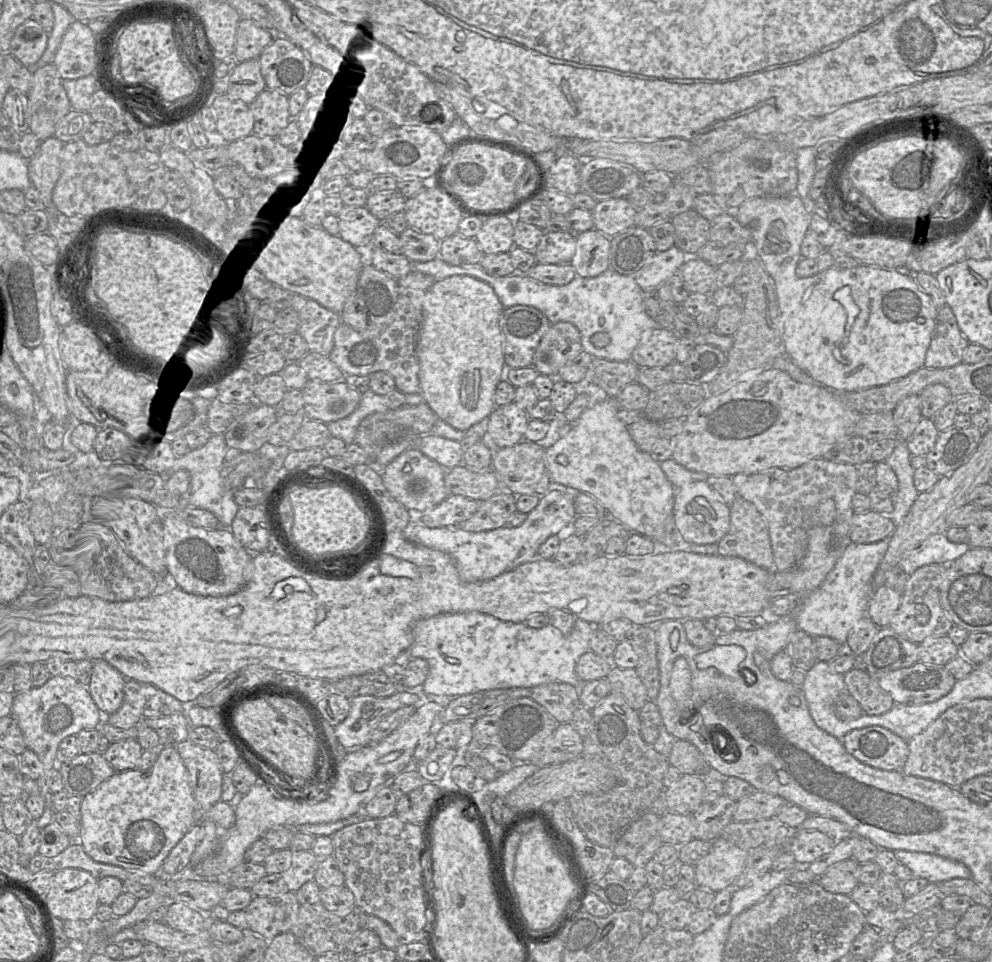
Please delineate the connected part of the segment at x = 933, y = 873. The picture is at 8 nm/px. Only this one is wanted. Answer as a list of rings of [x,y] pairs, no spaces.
[[[902,850],[893,852],[898,862],[911,870],[913,878],[924,878],[930,883],[940,883],[953,878],[971,877],[970,869],[961,862],[929,853]]]

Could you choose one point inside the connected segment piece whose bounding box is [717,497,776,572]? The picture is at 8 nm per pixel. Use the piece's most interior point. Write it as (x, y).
(748, 537)

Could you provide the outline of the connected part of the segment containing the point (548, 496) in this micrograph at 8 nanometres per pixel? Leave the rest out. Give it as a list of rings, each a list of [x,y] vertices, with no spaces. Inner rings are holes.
[[[548,491],[540,497],[537,506],[527,514],[525,521],[514,528],[500,528],[469,532],[455,526],[429,528],[417,520],[411,520],[404,529],[404,536],[415,544],[439,550],[449,555],[465,582],[480,582],[529,562],[537,555],[540,545],[550,536],[556,535],[577,516],[574,496],[577,491]]]

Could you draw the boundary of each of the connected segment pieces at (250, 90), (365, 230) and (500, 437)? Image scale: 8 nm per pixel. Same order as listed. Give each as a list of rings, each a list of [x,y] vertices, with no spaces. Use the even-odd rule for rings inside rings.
[[[257,58],[237,64],[230,75],[227,94],[249,105],[265,89]]]
[[[344,206],[337,215],[339,237],[356,249],[371,247],[373,233],[381,223],[363,206]]]
[[[512,402],[495,407],[486,420],[483,443],[494,452],[523,441],[530,418],[526,410]]]

